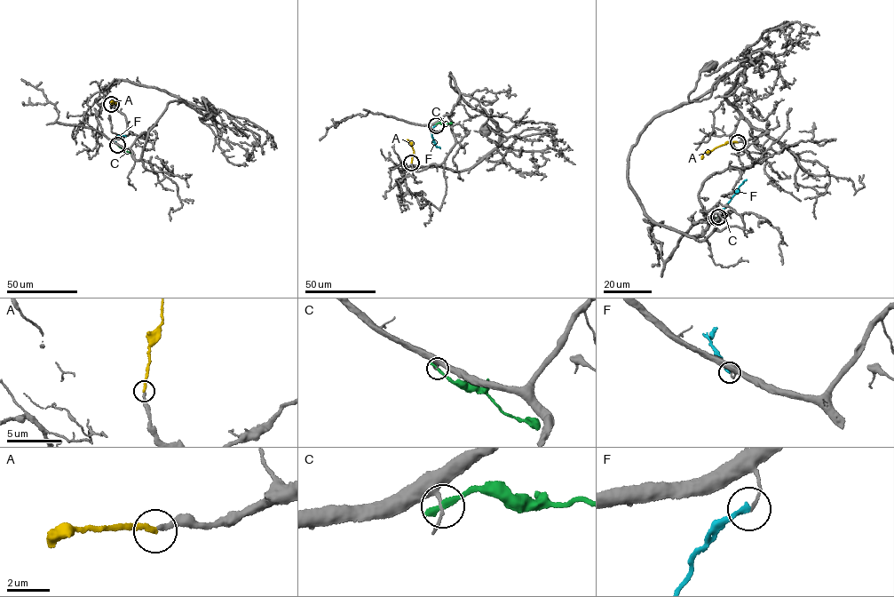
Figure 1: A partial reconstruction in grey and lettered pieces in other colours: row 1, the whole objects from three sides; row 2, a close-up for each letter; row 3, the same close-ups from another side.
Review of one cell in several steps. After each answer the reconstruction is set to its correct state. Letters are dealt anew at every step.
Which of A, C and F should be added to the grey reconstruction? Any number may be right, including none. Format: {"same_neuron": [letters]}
{"same_neuron": ["A"]}

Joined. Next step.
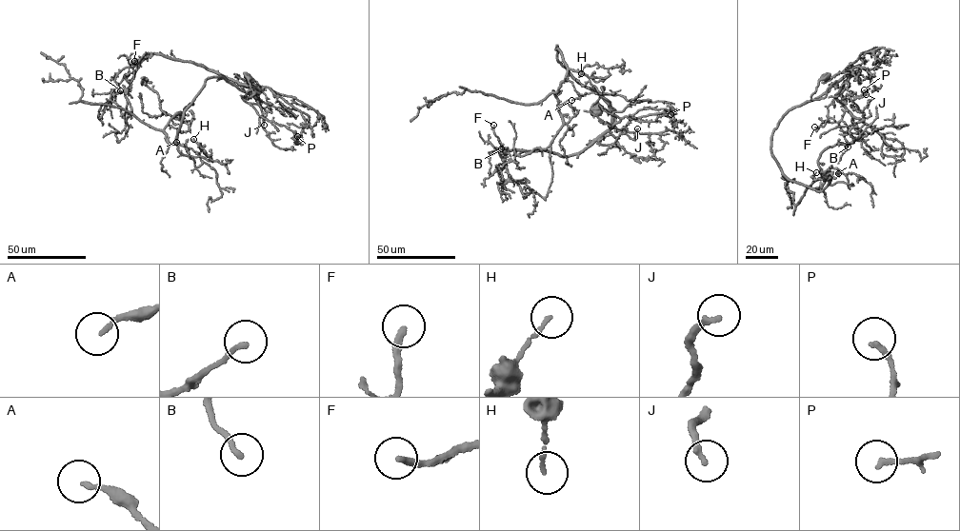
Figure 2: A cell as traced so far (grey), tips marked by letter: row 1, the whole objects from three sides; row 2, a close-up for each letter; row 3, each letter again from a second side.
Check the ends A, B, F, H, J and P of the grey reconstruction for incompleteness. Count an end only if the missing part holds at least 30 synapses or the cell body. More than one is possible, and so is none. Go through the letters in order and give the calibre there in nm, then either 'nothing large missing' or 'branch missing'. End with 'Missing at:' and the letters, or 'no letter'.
A: 150 nm | nothing large missing
B: 180 nm | nothing large missing
F: 220 nm | branch missing
H: 140 nm | nothing large missing
J: 200 nm | nothing large missing
P: 190 nm | nothing large missing
Missing at: F

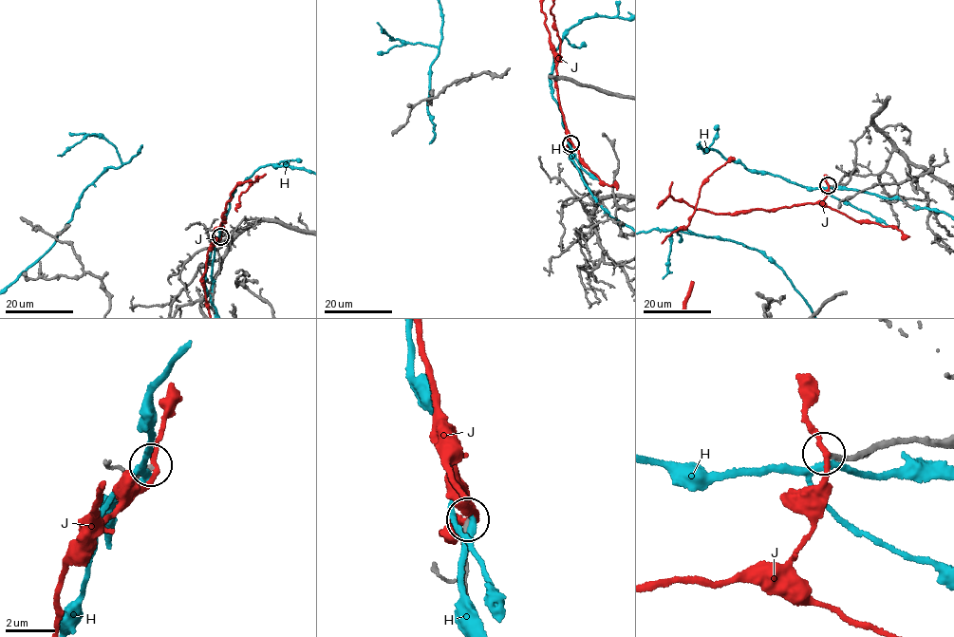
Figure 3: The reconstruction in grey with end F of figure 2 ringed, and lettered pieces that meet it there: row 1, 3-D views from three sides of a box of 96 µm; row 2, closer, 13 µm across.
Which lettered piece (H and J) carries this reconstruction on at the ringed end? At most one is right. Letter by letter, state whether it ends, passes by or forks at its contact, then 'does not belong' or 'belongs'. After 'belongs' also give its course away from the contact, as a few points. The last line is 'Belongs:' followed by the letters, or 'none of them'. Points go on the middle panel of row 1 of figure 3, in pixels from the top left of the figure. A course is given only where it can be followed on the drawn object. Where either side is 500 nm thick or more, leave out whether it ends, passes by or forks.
H: it passes by; does not belong
J: it passes by; does not belong
Belongs: none of them

